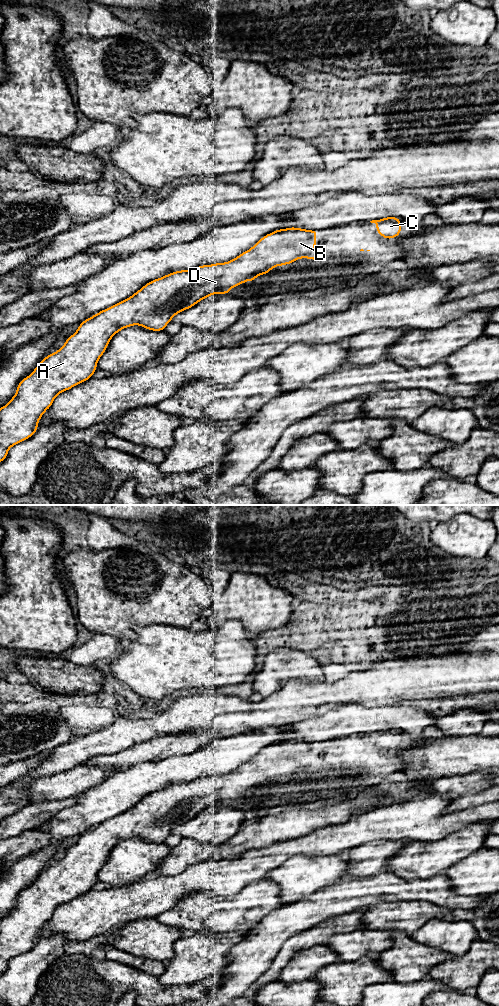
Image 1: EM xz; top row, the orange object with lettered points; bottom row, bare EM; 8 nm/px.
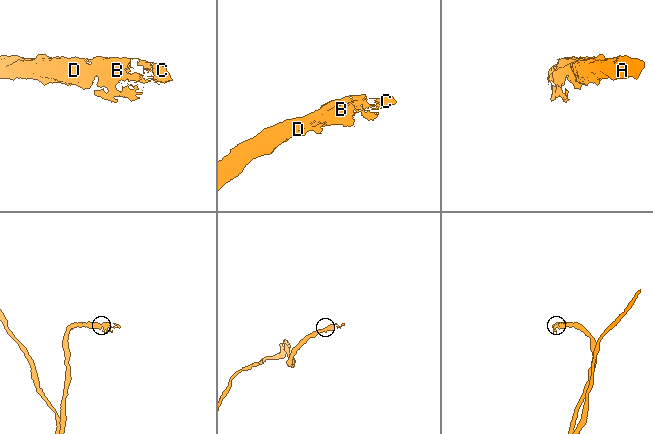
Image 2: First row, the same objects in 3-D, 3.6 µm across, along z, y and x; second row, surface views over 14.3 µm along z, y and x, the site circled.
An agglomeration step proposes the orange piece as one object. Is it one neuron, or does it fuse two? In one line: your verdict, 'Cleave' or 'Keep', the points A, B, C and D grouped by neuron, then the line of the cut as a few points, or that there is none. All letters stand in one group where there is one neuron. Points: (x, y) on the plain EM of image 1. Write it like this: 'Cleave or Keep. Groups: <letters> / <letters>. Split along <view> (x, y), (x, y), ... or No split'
Keep. Groups: A B C D. No split

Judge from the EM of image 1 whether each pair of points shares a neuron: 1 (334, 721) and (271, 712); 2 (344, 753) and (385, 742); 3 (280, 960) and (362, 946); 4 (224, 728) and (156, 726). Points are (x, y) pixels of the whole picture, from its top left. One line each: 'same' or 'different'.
1: different
2: same
3: different
4: same

